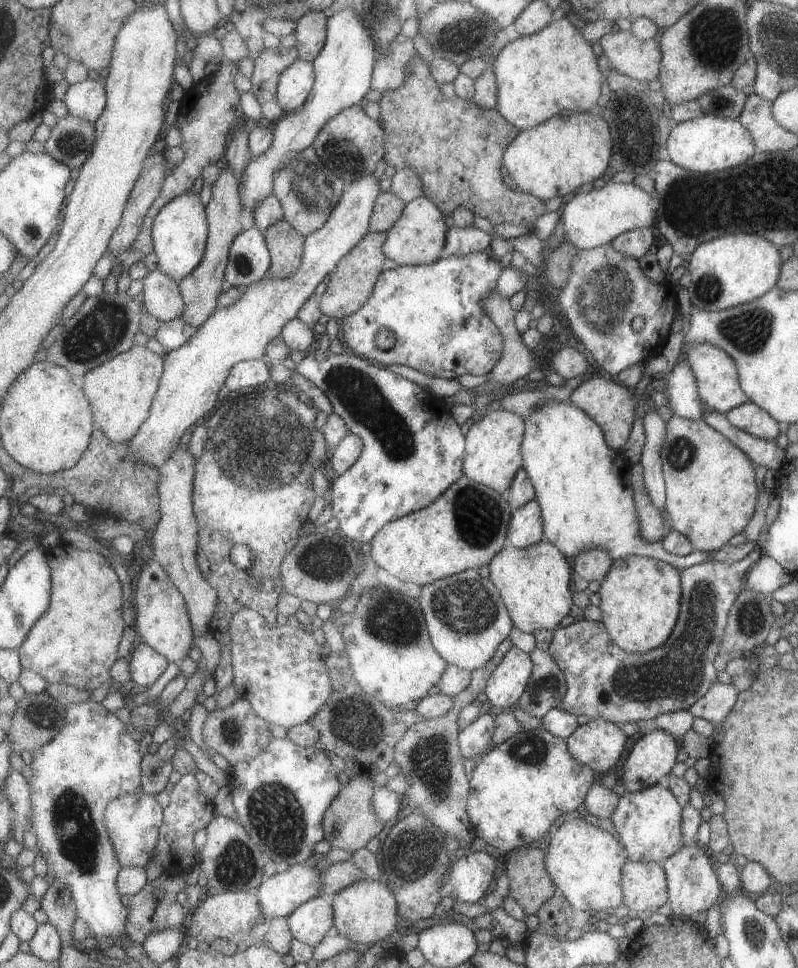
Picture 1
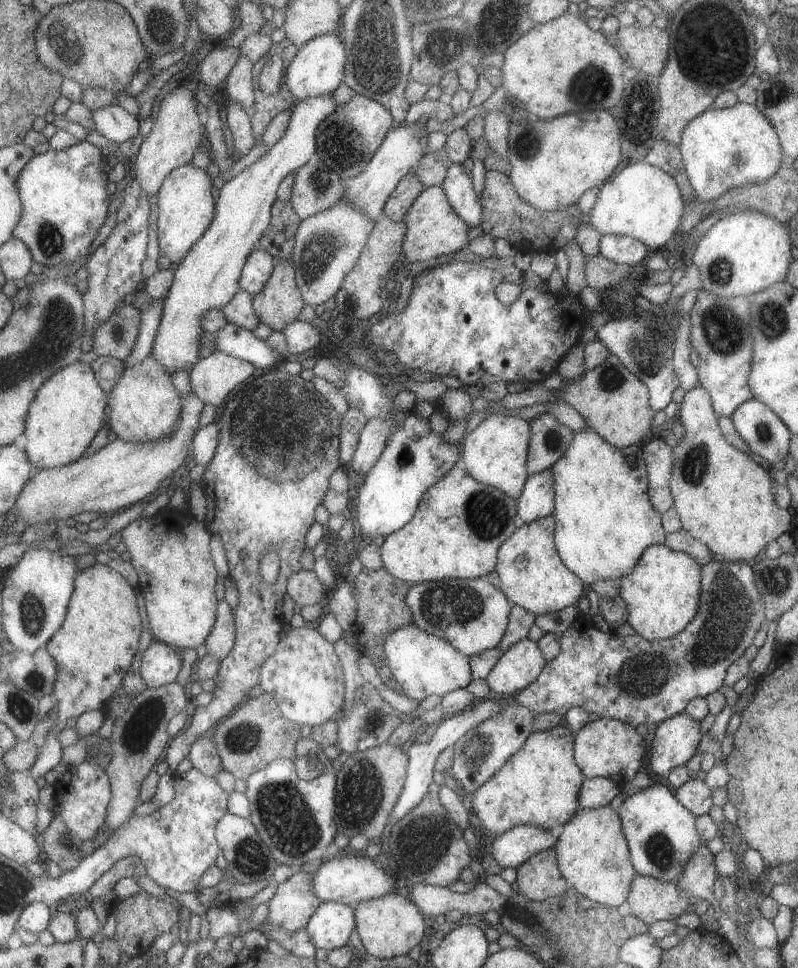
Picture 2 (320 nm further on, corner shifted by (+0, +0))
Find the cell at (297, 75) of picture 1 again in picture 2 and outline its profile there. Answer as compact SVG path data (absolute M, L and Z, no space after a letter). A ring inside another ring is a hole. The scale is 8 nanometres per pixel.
M336 33L314 36L299 48L296 57L287 65L286 84L299 100L331 95L344 80L346 52L344 43Z

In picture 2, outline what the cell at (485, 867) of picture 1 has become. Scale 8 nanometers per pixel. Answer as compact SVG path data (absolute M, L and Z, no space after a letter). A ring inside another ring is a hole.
M519 825L495 838L489 854L501 868L518 867L531 855L556 845L549 829L537 825Z

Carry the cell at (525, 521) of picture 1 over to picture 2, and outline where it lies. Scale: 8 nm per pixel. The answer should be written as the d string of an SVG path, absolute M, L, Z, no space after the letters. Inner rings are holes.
M551 468L528 475L516 502L517 516L524 522L549 516L554 511L554 480Z

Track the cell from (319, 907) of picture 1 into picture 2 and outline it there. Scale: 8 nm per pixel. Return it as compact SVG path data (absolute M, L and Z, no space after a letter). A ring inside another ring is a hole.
M335 901L321 902L320 906L315 909L315 913L306 928L315 948L330 951L337 947L343 947L347 944L347 937L351 934L351 930L356 928L354 908L351 905L344 905Z

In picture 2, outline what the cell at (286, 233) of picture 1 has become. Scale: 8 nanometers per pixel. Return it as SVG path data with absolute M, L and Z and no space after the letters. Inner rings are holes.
M293 258L278 260L268 286L254 297L256 315L261 323L283 334L285 327L299 320L305 305Z

